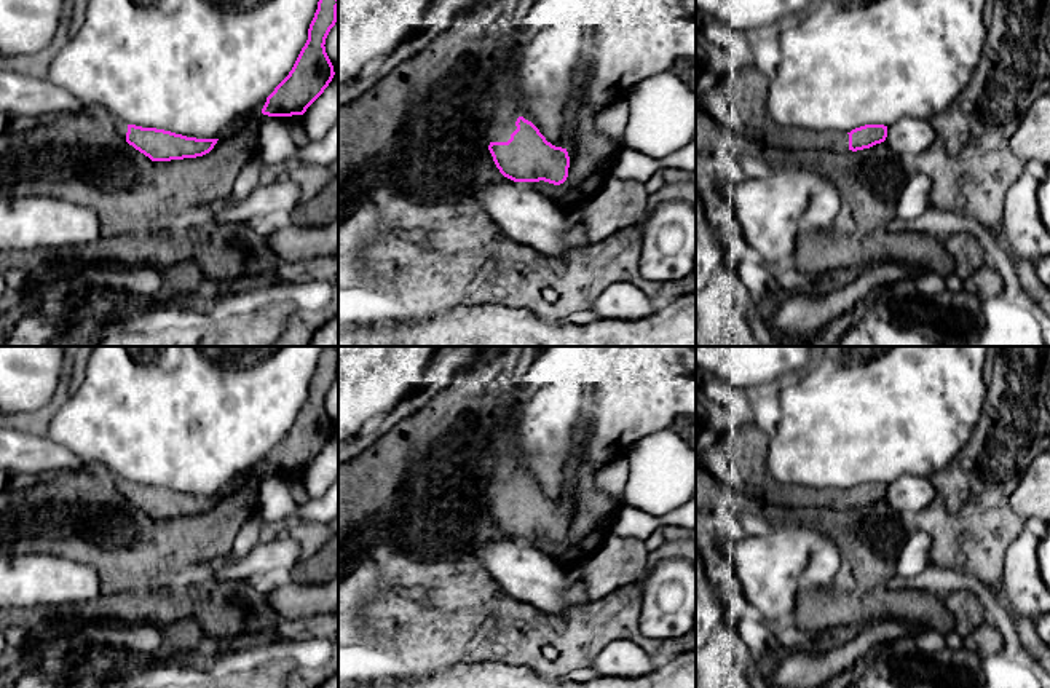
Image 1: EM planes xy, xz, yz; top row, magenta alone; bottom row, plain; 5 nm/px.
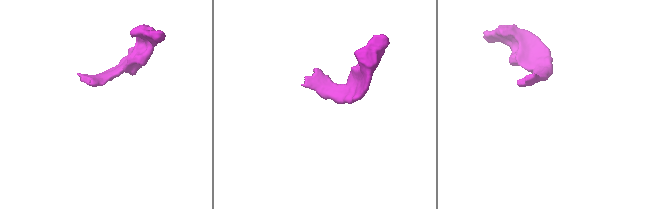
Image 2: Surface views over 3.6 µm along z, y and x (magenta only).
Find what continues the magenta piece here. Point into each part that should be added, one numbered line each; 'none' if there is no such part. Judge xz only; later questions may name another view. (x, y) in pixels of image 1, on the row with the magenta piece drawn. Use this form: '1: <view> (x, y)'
1: xz (505, 110)

